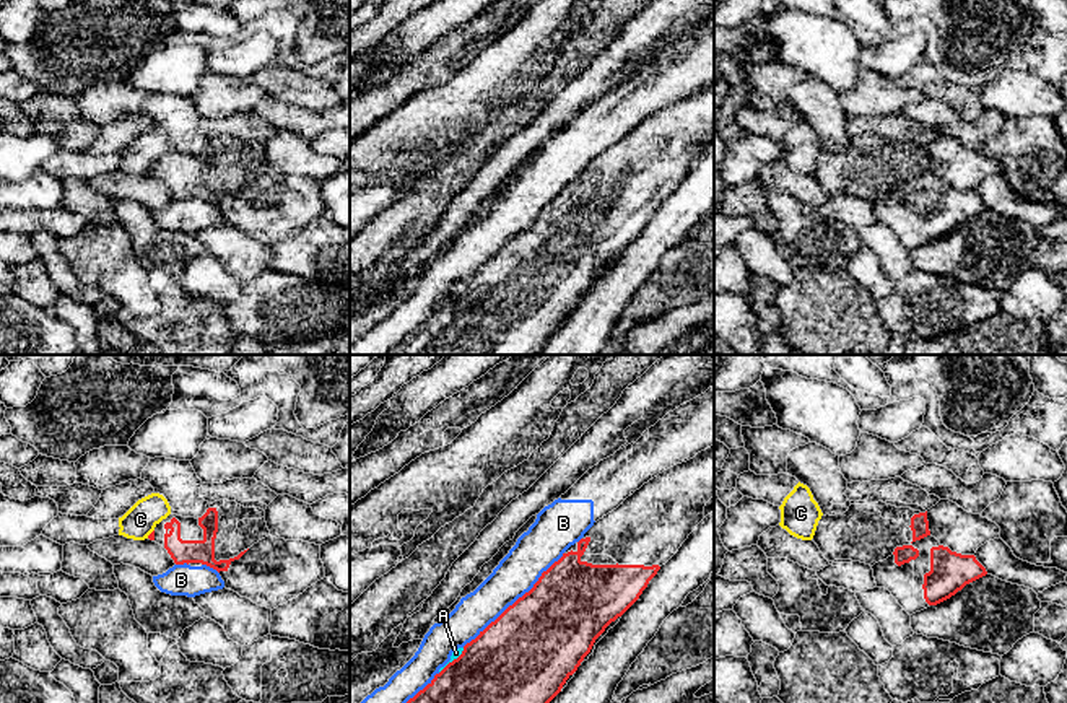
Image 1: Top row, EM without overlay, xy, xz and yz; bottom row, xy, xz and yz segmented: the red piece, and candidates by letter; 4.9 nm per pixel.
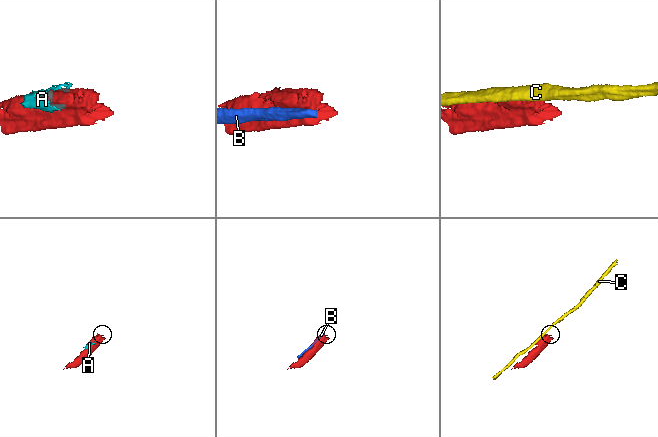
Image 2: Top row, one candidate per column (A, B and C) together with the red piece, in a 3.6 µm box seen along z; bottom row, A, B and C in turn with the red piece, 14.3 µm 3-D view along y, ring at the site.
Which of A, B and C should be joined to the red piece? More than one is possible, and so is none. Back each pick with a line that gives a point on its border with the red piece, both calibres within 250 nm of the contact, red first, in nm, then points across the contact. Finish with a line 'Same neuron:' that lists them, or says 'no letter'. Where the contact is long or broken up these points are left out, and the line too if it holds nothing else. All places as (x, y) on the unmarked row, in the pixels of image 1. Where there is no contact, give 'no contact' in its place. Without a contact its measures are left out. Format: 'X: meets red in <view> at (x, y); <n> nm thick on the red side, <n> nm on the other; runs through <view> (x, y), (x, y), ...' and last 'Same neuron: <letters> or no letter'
Same neuron: no letter

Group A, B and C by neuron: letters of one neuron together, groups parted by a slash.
A / B / C

